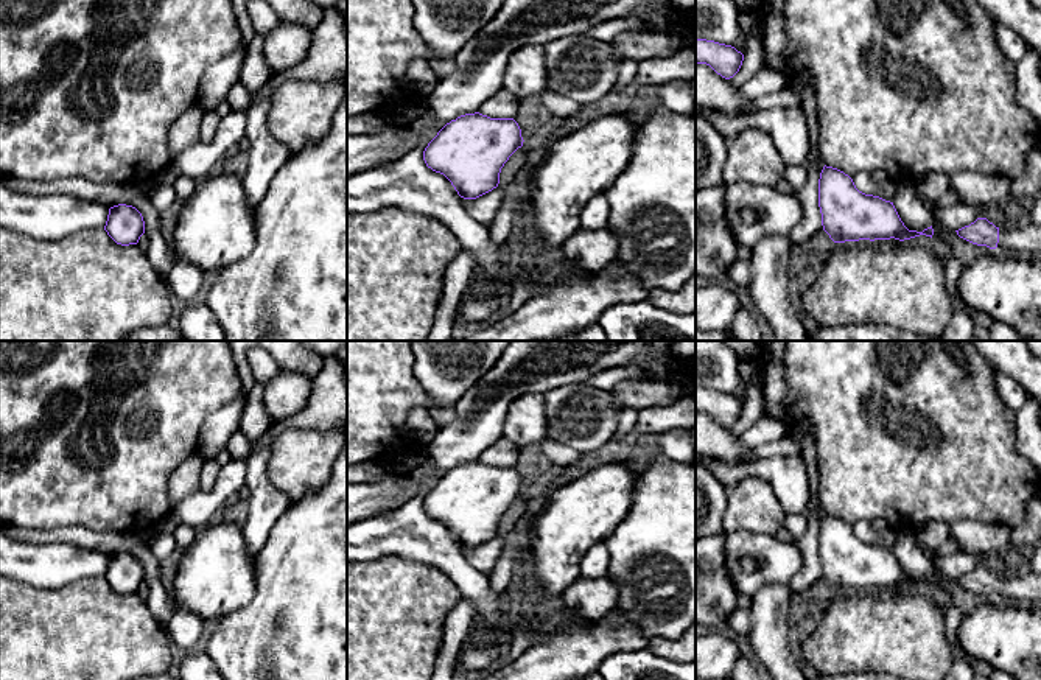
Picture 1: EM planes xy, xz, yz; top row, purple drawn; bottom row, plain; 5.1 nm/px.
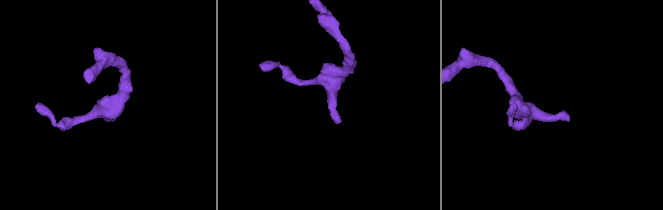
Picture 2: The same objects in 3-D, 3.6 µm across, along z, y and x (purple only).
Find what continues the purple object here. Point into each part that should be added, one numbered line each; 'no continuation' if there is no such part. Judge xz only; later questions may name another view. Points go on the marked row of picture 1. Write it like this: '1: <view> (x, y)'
no continuation

